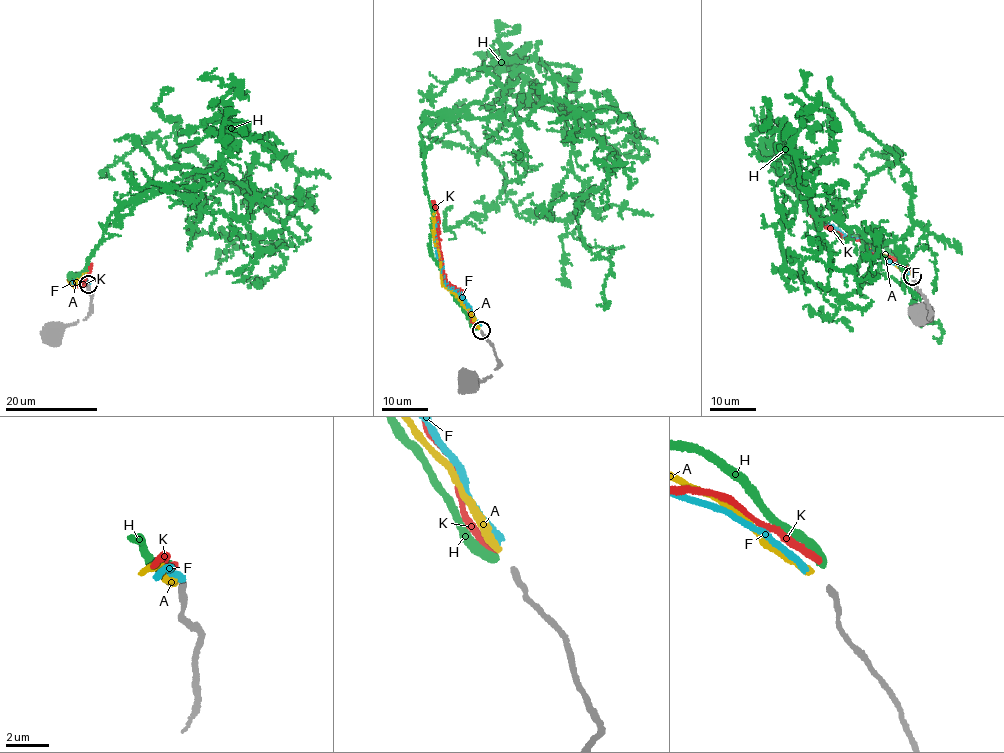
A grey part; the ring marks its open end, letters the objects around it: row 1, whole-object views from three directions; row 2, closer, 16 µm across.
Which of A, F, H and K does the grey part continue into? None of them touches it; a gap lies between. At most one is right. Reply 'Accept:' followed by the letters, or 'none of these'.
Accept: A

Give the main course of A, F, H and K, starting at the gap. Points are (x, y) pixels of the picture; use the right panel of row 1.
A: (909, 274), (864, 239), (843, 238), (809, 209)
F: (908, 273), (881, 258), (862, 241), (845, 237), (814, 216)
H: (912, 272), (813, 212), (766, 151), (804, 179), (818, 218), (880, 245), (910, 233), (910, 172), (830, 78)
K: (910, 272), (888, 257), (873, 254), (859, 240), (842, 236), (816, 219), (804, 203)

